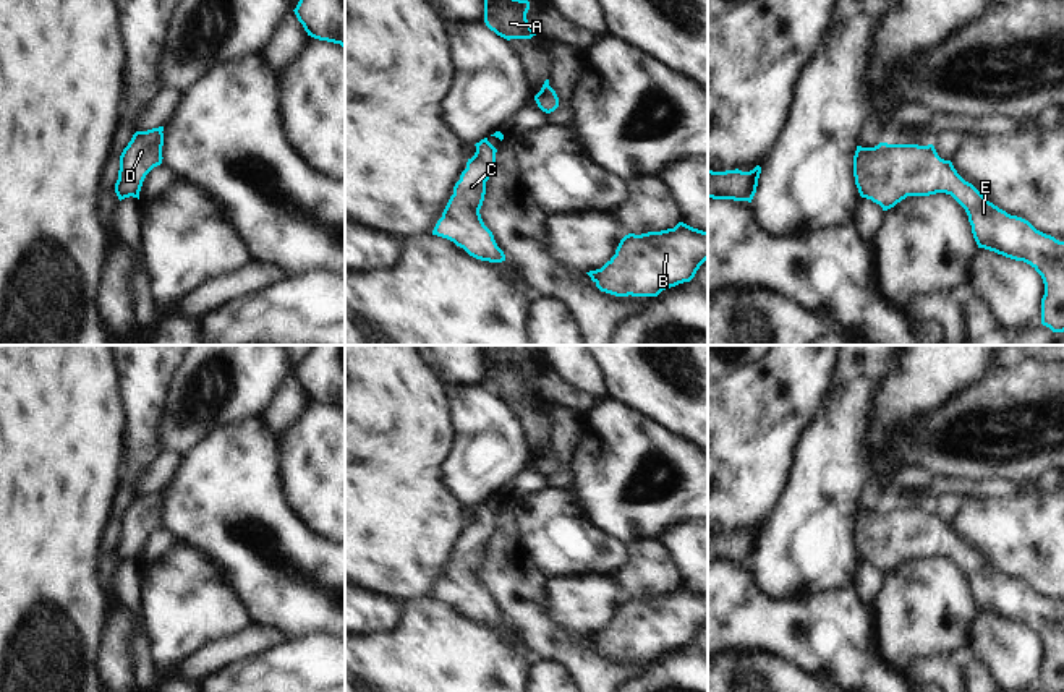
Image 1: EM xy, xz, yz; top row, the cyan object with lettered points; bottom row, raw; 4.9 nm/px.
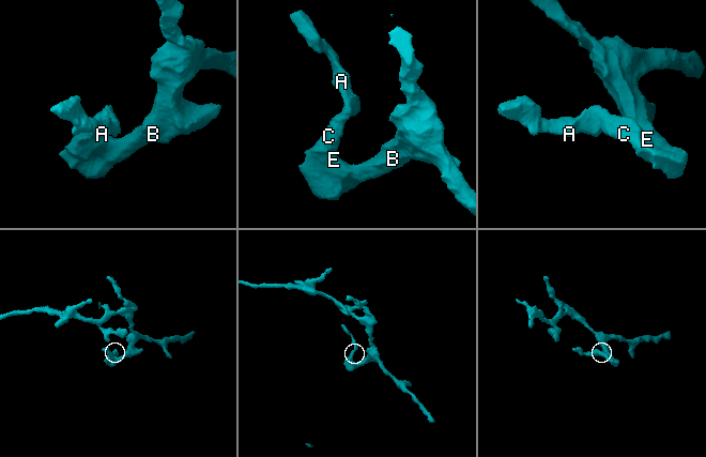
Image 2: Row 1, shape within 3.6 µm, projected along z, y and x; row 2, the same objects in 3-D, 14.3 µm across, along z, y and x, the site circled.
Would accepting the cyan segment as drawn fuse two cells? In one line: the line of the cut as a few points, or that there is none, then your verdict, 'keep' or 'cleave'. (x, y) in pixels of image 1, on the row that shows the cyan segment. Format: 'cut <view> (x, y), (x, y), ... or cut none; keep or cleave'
cut none; keep

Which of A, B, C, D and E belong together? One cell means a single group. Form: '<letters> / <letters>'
A B C D E

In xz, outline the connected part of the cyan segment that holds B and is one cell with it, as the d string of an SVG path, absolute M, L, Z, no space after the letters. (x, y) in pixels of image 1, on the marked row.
M679 222L674 229L625 235L615 254L596 271L586 272L601 292L615 297L658 297L662 290L690 282L708 259L708 230Z

